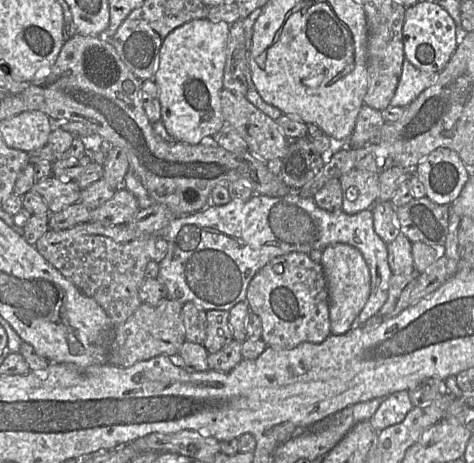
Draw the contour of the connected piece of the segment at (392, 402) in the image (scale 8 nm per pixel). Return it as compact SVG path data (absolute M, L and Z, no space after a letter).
M399 391L388 395L369 421L372 427L379 432L402 422L412 407L409 392Z

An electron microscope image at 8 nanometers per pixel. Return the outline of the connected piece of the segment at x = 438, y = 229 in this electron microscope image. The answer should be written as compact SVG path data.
M426 196L413 198L396 209L400 232L412 243L443 246L449 224L450 207L433 203Z

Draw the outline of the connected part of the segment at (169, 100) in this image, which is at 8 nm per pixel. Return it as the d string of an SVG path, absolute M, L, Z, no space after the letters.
M208 18L191 20L175 28L163 40L153 80L159 90L161 120L177 141L199 144L212 138L224 125L220 91L230 25Z

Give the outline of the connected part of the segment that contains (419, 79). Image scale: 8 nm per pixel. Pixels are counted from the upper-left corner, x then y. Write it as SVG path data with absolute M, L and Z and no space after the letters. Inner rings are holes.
M404 59L401 77L390 106L407 107L425 89L436 83L439 73L427 73L412 65L408 59Z

